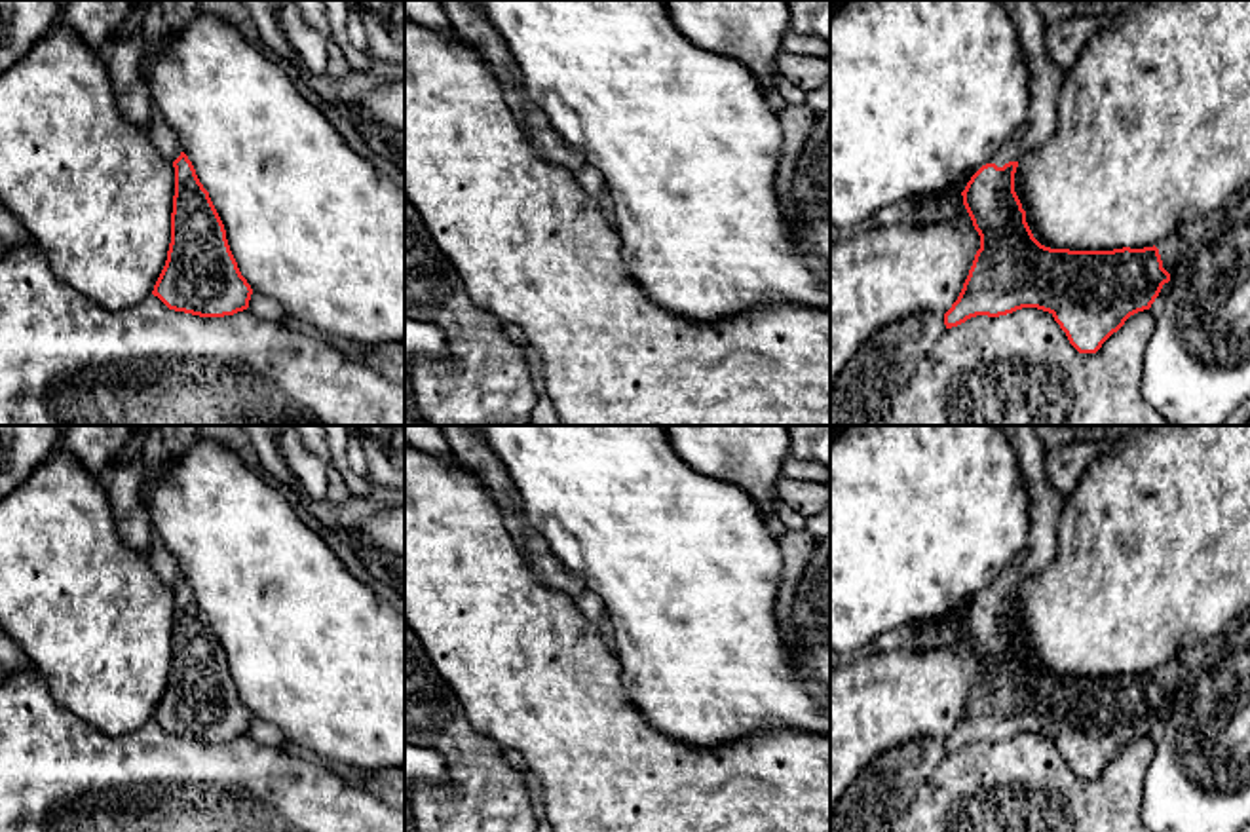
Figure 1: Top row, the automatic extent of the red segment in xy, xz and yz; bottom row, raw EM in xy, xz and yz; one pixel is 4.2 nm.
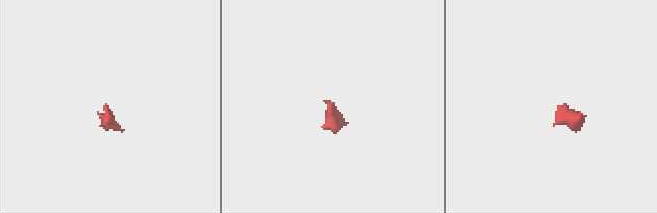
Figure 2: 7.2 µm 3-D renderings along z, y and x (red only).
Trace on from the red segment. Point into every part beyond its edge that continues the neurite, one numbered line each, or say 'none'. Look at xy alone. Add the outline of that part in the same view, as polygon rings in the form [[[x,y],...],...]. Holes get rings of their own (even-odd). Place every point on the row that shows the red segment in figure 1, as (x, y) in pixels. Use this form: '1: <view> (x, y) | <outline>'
1: xy (164, 137) | [[[154,106],[148,135],[163,158],[175,161],[180,156],[182,148],[175,129],[163,120],[161,112]]]

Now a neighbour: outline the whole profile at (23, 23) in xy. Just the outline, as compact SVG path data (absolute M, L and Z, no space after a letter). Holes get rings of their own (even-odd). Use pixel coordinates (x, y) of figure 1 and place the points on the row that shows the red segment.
M0 0L0 76L59 23L63 0Z

